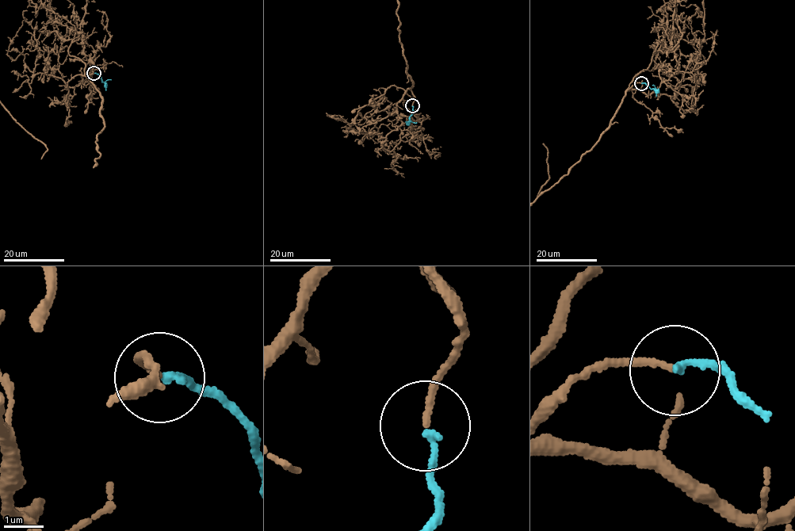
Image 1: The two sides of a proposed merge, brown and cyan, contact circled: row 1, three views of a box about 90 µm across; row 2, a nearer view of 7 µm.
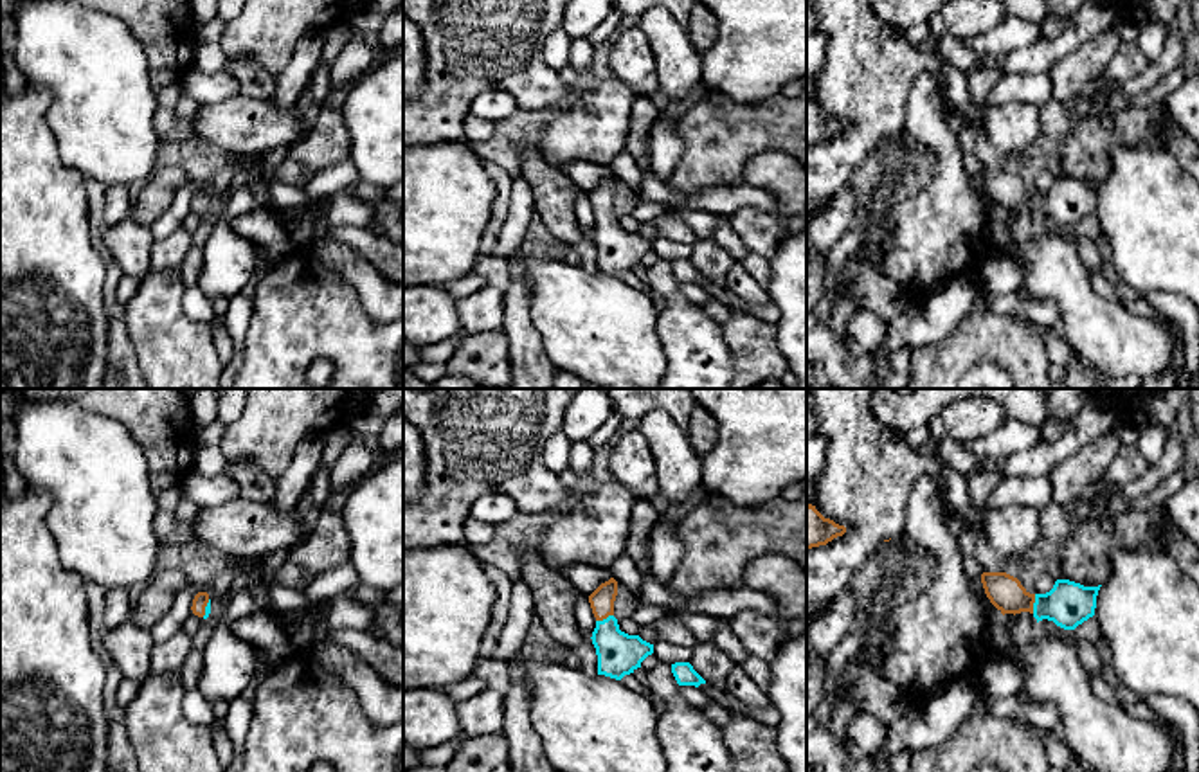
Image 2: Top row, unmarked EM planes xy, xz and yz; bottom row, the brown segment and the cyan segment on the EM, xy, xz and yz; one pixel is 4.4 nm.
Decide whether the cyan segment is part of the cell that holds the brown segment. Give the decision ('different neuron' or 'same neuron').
same neuron

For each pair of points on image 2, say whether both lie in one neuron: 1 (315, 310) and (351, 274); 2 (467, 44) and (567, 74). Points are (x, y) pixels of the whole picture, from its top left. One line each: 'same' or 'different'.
1: different
2: different

